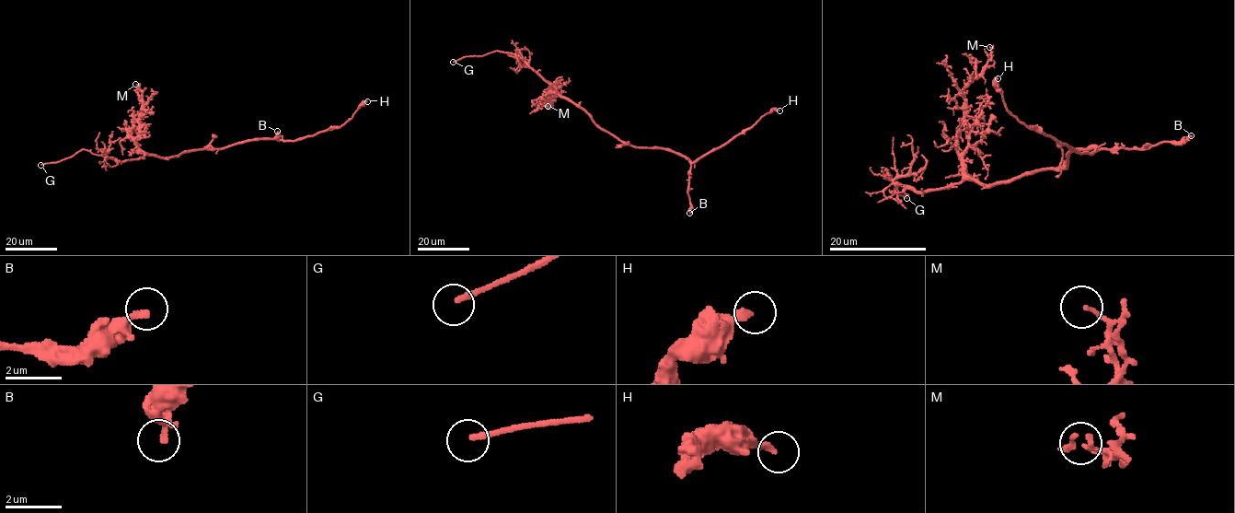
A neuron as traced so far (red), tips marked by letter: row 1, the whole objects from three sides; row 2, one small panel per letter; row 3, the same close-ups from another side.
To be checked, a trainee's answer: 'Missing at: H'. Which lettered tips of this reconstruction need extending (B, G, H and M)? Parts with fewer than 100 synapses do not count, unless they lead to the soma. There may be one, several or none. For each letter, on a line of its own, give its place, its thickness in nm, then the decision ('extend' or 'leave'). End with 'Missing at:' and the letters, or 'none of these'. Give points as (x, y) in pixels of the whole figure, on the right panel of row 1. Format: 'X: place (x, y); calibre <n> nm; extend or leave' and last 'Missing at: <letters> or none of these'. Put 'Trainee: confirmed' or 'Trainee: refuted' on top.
Trainee: refuted
B: place (1191, 135); calibre 200 nm; leave
G: place (906, 198); calibre 200 nm; extend
H: place (998, 78); calibre 240 nm; leave
M: place (989, 47); calibre 130 nm; leave
Missing at: G

